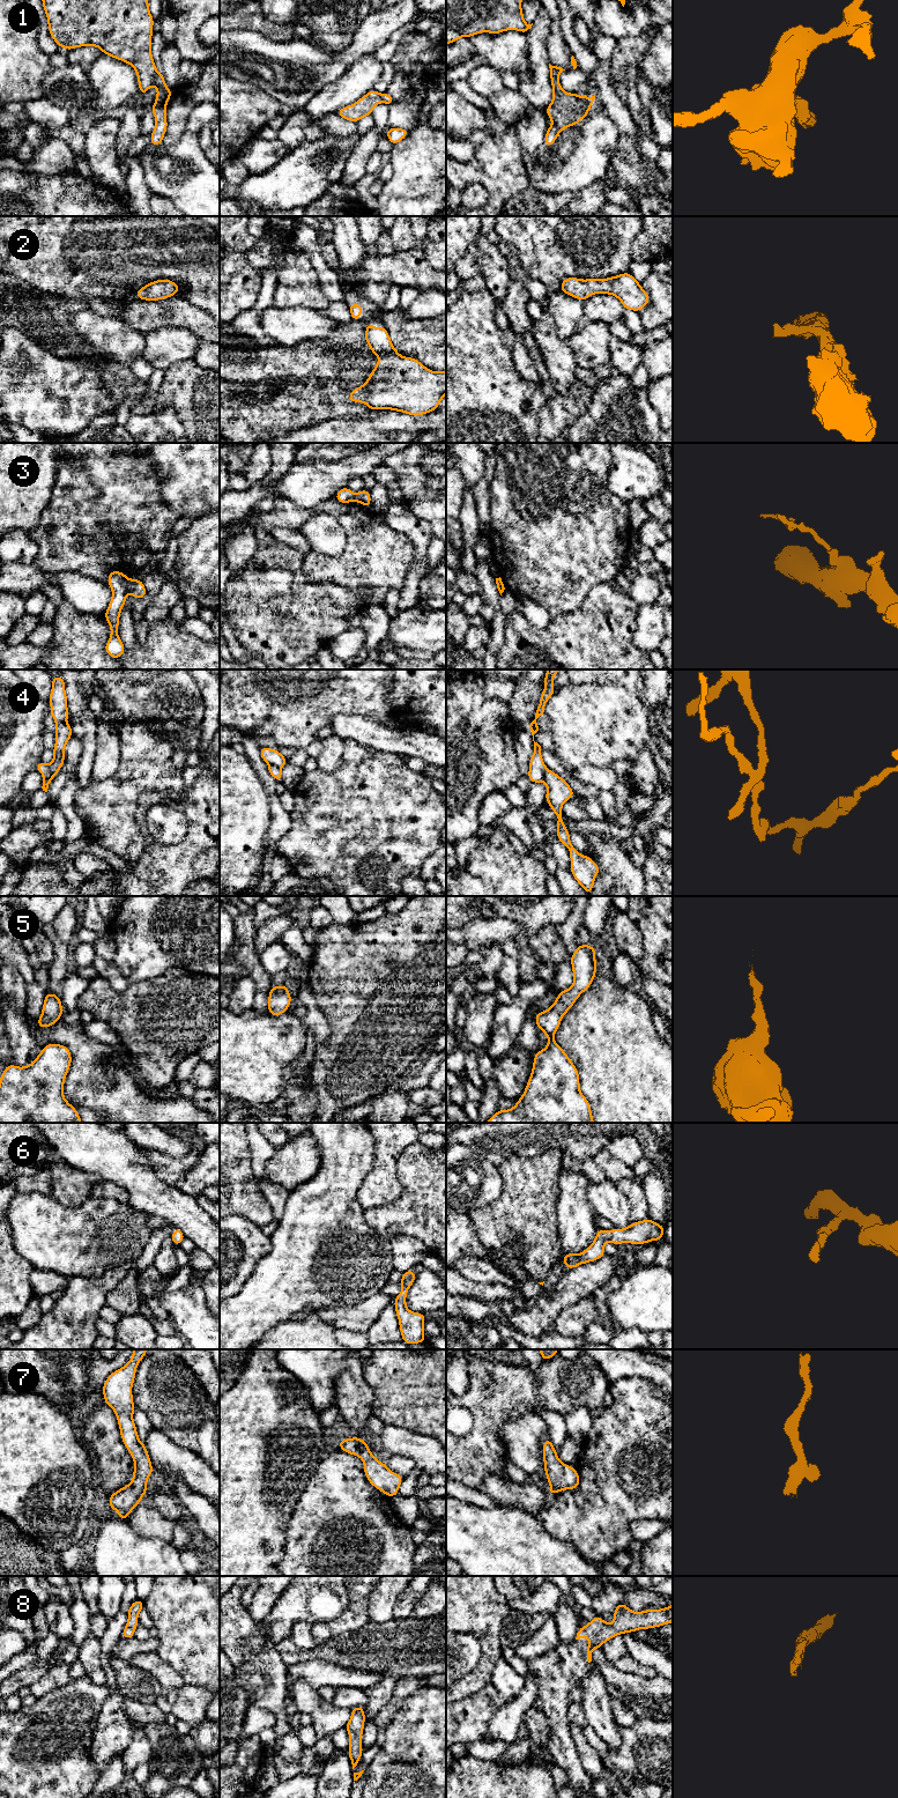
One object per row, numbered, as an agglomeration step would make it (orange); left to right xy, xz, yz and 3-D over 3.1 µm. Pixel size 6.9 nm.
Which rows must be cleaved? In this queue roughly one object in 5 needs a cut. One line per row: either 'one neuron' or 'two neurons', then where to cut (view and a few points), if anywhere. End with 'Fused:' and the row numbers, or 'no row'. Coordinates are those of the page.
1: two neurons; cut in xy along (156, 72), (153, 83)
2: one neuron; no cut
3: two neurons; cut in xy along (130, 579), (127, 590)
4: two neurons; cut in xy along (45, 767), (45, 770), (52, 777)
5: one neuron; no cut
6: one neuron; no cut
7: one neuron; no cut
8: one neuron; no cut
Fused: 1, 3, 4

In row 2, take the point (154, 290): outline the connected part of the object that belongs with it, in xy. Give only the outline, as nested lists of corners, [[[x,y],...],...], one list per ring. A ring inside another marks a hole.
[[[163,279],[147,283],[135,293],[135,296],[142,301],[159,301],[175,296],[179,289],[176,282]]]

